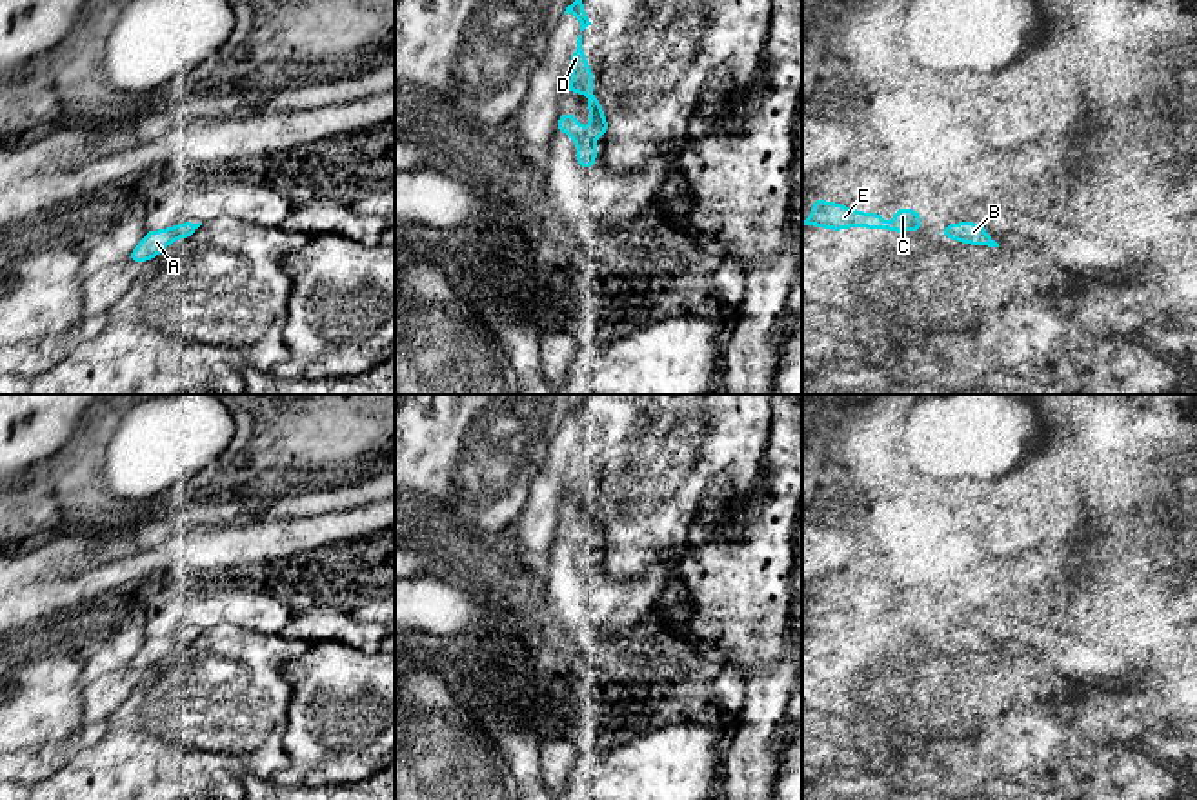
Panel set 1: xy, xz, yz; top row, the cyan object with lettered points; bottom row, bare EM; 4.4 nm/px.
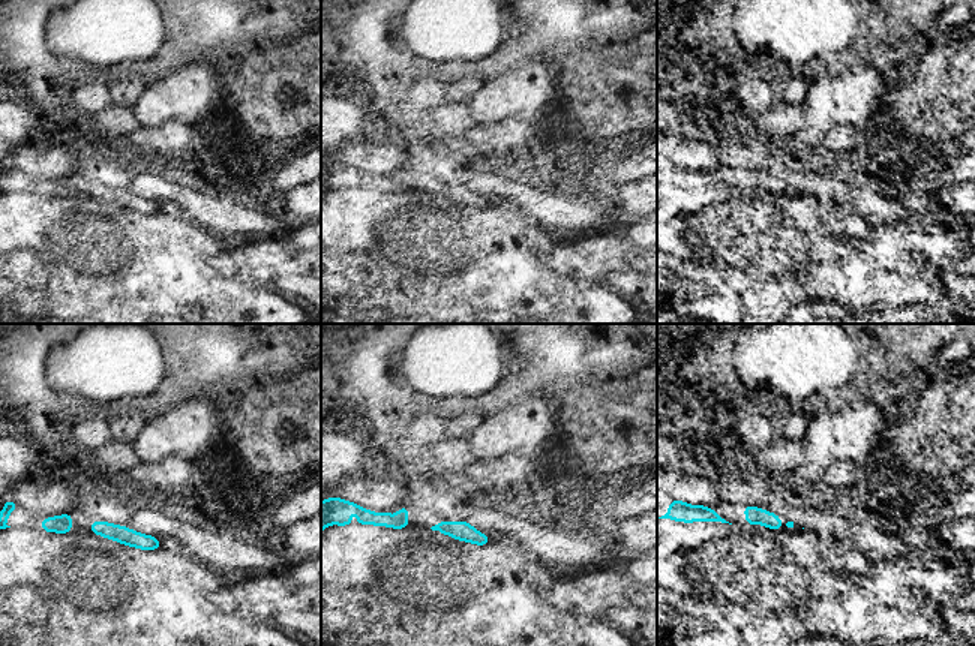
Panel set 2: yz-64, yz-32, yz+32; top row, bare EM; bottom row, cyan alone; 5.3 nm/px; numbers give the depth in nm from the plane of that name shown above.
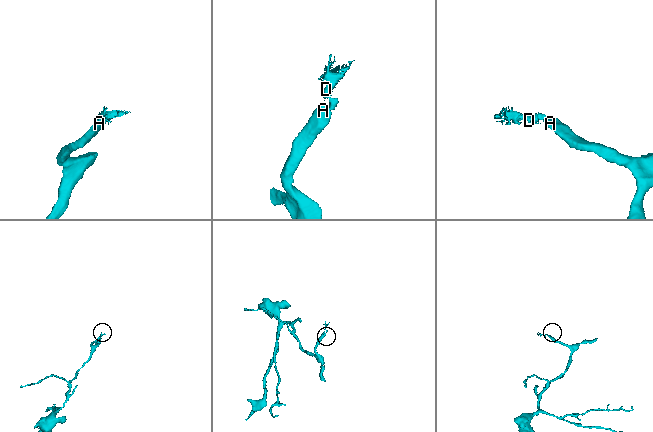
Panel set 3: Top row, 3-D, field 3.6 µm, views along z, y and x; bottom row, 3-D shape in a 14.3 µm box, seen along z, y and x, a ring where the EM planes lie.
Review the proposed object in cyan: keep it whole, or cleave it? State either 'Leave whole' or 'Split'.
Leave whole

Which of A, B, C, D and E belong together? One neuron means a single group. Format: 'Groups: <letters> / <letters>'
Groups: A B C D E

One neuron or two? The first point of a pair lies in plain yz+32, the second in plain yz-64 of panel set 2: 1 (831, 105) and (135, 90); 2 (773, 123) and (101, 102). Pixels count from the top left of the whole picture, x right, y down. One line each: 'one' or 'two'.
1: two
2: two

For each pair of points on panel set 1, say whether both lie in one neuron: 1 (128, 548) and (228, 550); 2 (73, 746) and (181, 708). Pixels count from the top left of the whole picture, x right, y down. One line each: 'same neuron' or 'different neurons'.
1: different neurons
2: different neurons

